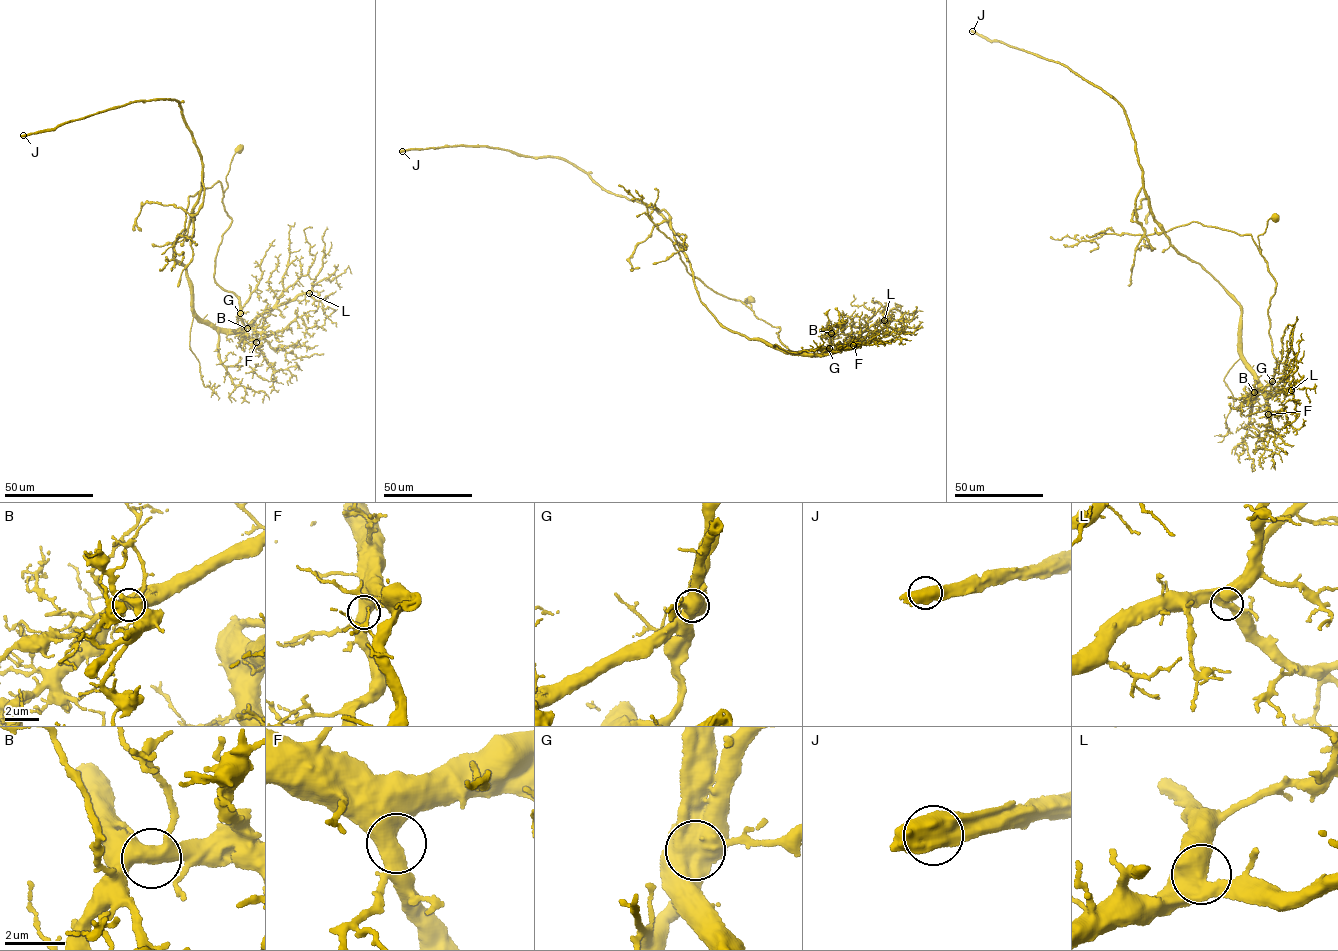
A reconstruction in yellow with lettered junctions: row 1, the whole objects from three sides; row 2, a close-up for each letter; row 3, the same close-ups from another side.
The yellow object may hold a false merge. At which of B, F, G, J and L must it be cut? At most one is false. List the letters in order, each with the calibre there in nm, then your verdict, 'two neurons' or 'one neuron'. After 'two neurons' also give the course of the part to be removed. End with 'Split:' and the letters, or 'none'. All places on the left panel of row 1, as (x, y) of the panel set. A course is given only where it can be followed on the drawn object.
B: 440 nm | one neuron
F: 480 nm | one neuron
G: 700 nm | two neurons | (240, 313), (238, 298), (214, 277), (217, 249), (232, 221), (219, 181), (189, 197), (176, 255), (160, 269)
J: 750 nm | one neuron
L: 550 nm | one neuron
Split: G

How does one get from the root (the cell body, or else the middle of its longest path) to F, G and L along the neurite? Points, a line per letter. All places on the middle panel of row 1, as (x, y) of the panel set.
F: (751, 299), (744, 301), (759, 319), (780, 327), (779, 339), (791, 351), (824, 348), (831, 352), (853, 345)
G: (751, 299), (744, 301), (759, 319), (780, 327), (779, 339), (791, 351), (829, 349)
L: (751, 299), (744, 301), (759, 319), (780, 327), (779, 339), (792, 351), (824, 348), (831, 352), (884, 320)

